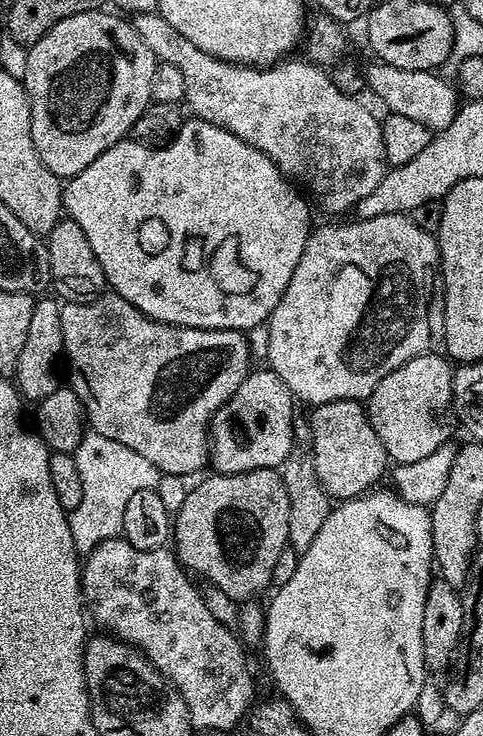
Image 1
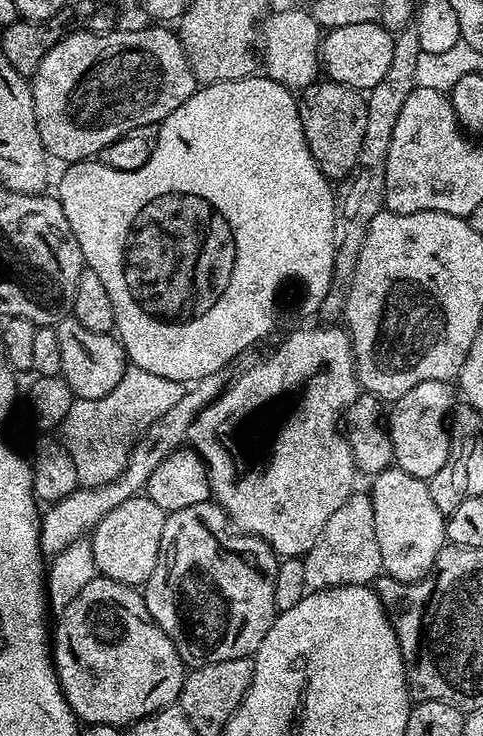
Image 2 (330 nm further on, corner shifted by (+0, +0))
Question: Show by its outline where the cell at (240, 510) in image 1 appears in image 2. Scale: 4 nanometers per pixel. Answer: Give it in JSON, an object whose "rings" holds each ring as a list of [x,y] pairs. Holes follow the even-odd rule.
{"rings":[[[209,499],[206,502],[198,502],[198,506],[186,506],[186,510],[167,513],[162,530],[162,546],[158,562],[154,566],[154,574],[150,574],[150,578],[142,586],[146,610],[150,610],[154,622],[175,642],[178,654],[189,669],[210,666],[214,662],[230,662],[230,658],[255,657],[258,646],[262,646],[262,638],[266,638],[266,630],[270,630],[278,615],[274,606],[274,578],[278,578],[279,565],[280,560],[272,547],[262,538],[239,531],[219,504]]]}

